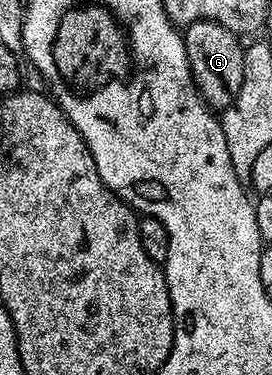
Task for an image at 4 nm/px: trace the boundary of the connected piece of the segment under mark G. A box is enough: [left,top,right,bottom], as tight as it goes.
[183,21,246,111]

